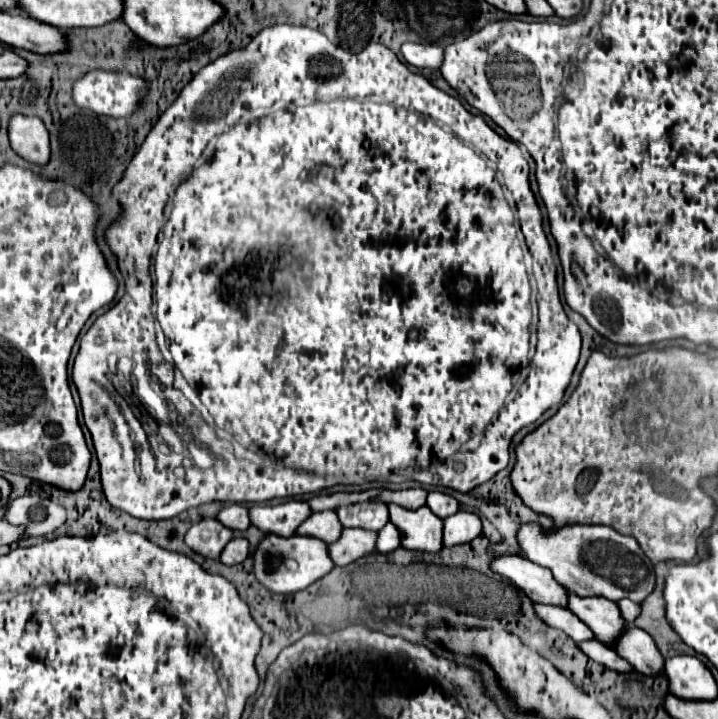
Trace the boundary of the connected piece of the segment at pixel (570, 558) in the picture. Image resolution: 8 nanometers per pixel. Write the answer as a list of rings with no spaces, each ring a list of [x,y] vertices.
[[[523,524],[517,538],[525,558],[549,568],[555,580],[577,596],[603,596],[613,602],[629,598],[641,604],[655,590],[651,560],[631,536],[623,536],[609,526],[575,524],[543,534],[539,524]]]

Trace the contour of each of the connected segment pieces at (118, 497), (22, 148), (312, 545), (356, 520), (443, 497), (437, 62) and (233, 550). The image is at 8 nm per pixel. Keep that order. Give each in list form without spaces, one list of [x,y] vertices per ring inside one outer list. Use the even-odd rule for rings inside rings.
[[[281,24],[281,26],[271,26],[271,28],[265,28],[265,30],[263,30],[263,32],[259,32],[259,34],[257,34],[257,36],[255,36],[255,38],[253,38],[253,40],[251,40],[251,42],[249,42],[249,44],[247,44],[247,46],[245,46],[245,48],[241,48],[241,50],[233,50],[233,52],[229,52],[229,54],[225,54],[225,56],[221,56],[221,58],[217,58],[217,60],[215,60],[215,62],[211,62],[211,64],[209,64],[209,66],[205,66],[205,68],[203,68],[203,70],[201,70],[201,72],[197,72],[197,76],[195,76],[195,78],[193,78],[193,80],[191,80],[191,82],[189,82],[189,84],[187,84],[187,88],[183,88],[183,92],[181,92],[181,94],[179,94],[179,96],[177,96],[177,100],[175,100],[175,102],[173,102],[173,104],[171,104],[171,108],[167,108],[167,112],[163,112],[163,116],[161,116],[161,118],[159,118],[159,120],[157,120],[157,124],[155,124],[155,128],[153,128],[153,130],[151,130],[151,132],[149,132],[149,136],[147,136],[147,138],[145,138],[145,142],[143,142],[143,144],[141,144],[141,148],[139,148],[139,152],[137,152],[137,154],[135,154],[135,156],[133,156],[133,160],[131,160],[131,162],[129,162],[129,166],[127,166],[127,170],[125,170],[125,172],[123,172],[123,176],[121,176],[121,180],[119,180],[119,182],[117,182],[117,184],[115,184],[115,186],[113,186],[113,190],[111,190],[111,196],[113,196],[113,198],[115,198],[115,200],[117,200],[117,202],[119,202],[119,204],[121,204],[121,208],[123,208],[123,212],[121,212],[121,216],[119,216],[119,220],[117,220],[117,222],[113,222],[113,224],[111,224],[111,226],[109,226],[109,228],[107,228],[107,230],[105,230],[105,240],[107,240],[107,246],[109,246],[109,248],[111,248],[111,252],[113,252],[113,254],[115,254],[115,256],[117,256],[117,262],[119,262],[119,270],[129,270],[129,272],[121,272],[121,276],[129,276],[129,278],[123,278],[123,280],[125,280],[125,294],[123,294],[123,298],[121,298],[121,300],[119,300],[119,302],[117,302],[117,304],[115,304],[115,306],[111,306],[111,310],[107,310],[107,312],[105,312],[105,314],[101,314],[101,316],[99,316],[99,318],[97,318],[97,320],[95,320],[95,322],[93,322],[93,326],[91,326],[91,328],[89,328],[89,330],[87,330],[87,332],[85,332],[85,336],[83,336],[83,338],[81,338],[81,348],[79,348],[79,354],[77,354],[77,358],[75,358],[75,366],[73,366],[73,382],[75,382],[75,386],[77,386],[77,390],[79,390],[79,398],[81,398],[81,410],[83,410],[83,418],[85,418],[85,426],[87,426],[87,428],[89,428],[89,432],[91,432],[91,436],[93,436],[93,446],[95,446],[95,454],[97,454],[97,460],[99,460],[99,466],[101,466],[101,482],[103,482],[103,492],[105,492],[105,498],[107,498],[107,500],[109,500],[109,504],[111,504],[111,506],[113,506],[113,508],[119,508],[119,510],[123,510],[123,512],[127,512],[127,514],[131,514],[131,516],[135,516],[135,518],[143,518],[143,520],[167,520],[167,518],[173,518],[173,516],[179,516],[179,514],[181,514],[181,512],[185,512],[185,510],[189,510],[189,508],[193,508],[193,506],[199,506],[199,504],[205,504],[205,502],[265,502],[265,500],[273,500],[273,498],[285,498],[285,496],[299,496],[299,494],[311,494],[311,492],[315,492],[315,490],[319,490],[319,488],[325,488],[325,486],[333,486],[333,484],[339,484],[339,482],[343,482],[343,480],[345,480],[345,484],[365,484],[365,480],[367,480],[367,482],[379,482],[379,480],[387,480],[387,482],[403,482],[403,480],[415,480],[415,482],[421,482],[421,484],[429,484],[429,486],[443,486],[443,488],[451,488],[451,490],[459,490],[459,492],[471,492],[471,490],[473,490],[473,488],[475,488],[475,486],[479,486],[479,484],[483,484],[483,482],[487,482],[487,480],[491,480],[491,478],[493,478],[493,476],[495,476],[495,474],[497,474],[497,472],[501,472],[501,470],[503,470],[503,468],[505,468],[505,466],[507,466],[507,462],[509,462],[509,442],[511,442],[511,438],[513,438],[513,434],[515,434],[515,432],[519,432],[519,430],[521,430],[521,428],[523,428],[523,426],[527,426],[527,424],[531,424],[531,422],[535,422],[535,420],[537,420],[537,418],[539,418],[539,416],[541,416],[541,414],[543,414],[543,412],[545,412],[545,410],[549,410],[549,408],[551,408],[551,406],[555,406],[555,404],[561,404],[561,400],[563,400],[563,394],[565,394],[565,388],[567,388],[567,386],[569,386],[569,380],[571,380],[571,374],[573,374],[573,370],[575,370],[575,364],[577,364],[577,360],[579,360],[579,350],[581,350],[581,334],[579,334],[579,330],[577,330],[577,326],[575,326],[575,324],[573,324],[573,322],[571,322],[571,320],[569,320],[569,318],[567,318],[567,314],[565,314],[565,310],[563,310],[563,306],[561,306],[561,300],[559,300],[559,286],[557,286],[557,268],[555,268],[555,262],[553,262],[553,258],[551,258],[551,248],[549,248],[549,242],[547,242],[547,236],[545,236],[545,232],[543,232],[543,216],[541,216],[541,210],[539,210],[539,206],[537,206],[537,200],[535,200],[535,196],[533,196],[533,192],[531,192],[531,186],[529,186],[529,164],[527,164],[527,158],[525,158],[525,156],[523,156],[523,152],[521,152],[521,148],[519,148],[519,144],[515,144],[515,142],[513,142],[513,140],[505,140],[505,138],[503,138],[503,136],[499,136],[499,134],[497,134],[497,132],[495,132],[495,130],[491,130],[491,128],[489,128],[489,126],[487,126],[487,124],[485,124],[485,120],[483,120],[483,118],[481,118],[481,116],[475,116],[475,114],[471,114],[471,112],[469,112],[469,110],[465,110],[465,106],[463,106],[463,104],[461,104],[461,102],[459,102],[459,100],[457,100],[457,98],[451,98],[451,96],[449,96],[449,94],[445,94],[445,92],[443,92],[443,90],[439,90],[439,88],[435,88],[435,86],[433,86],[433,84],[431,84],[431,82],[429,82],[429,80],[427,80],[427,78],[425,78],[425,76],[421,76],[421,74],[413,74],[413,72],[409,72],[409,70],[407,70],[407,66],[405,66],[405,64],[403,64],[403,62],[399,62],[399,58],[397,58],[397,56],[395,56],[395,54],[393,54],[393,52],[391,52],[391,50],[389,50],[389,48],[385,48],[385,46],[383,46],[383,44],[369,44],[369,46],[367,46],[367,48],[365,48],[365,49],[364,49],[364,50],[361,50],[361,52],[357,52],[357,54],[353,54],[353,52],[350,52],[350,51],[349,51],[349,50],[343,50],[343,48],[339,48],[339,46],[335,46],[335,44],[331,44],[331,42],[329,42],[329,40],[327,40],[327,36],[323,36],[323,34],[321,34],[321,32],[317,32],[317,30],[311,30],[311,28],[305,28],[305,26],[287,26],[287,24]],[[171,196],[173,196],[173,210],[171,210],[171,214],[169,214],[169,219],[165,219],[165,214],[164,214],[164,212],[165,212],[165,204],[167,204],[167,202],[169,202],[169,198],[171,198]],[[530,254],[531,254],[531,256],[532,256],[532,258],[533,258],[533,266],[532,266],[532,267],[533,267],[533,270],[534,270],[534,277],[535,277],[535,279],[536,279],[536,283],[537,283],[537,289],[538,289],[538,292],[537,292],[537,294],[535,294],[535,286],[533,286],[533,278],[530,278],[530,257],[531,257],[531,256],[530,256]],[[162,354],[170,354],[170,362],[168,362],[168,361],[165,361],[165,360],[164,360],[164,358],[163,358],[163,356],[162,356]],[[139,363],[141,363],[141,366],[143,366],[143,365],[145,365],[145,364],[148,364],[148,369],[152,369],[152,370],[151,370],[151,371],[152,371],[152,375],[151,375],[151,377],[152,377],[152,378],[153,378],[153,379],[155,379],[155,380],[156,380],[156,381],[157,381],[157,382],[158,382],[158,383],[159,383],[159,384],[160,384],[160,385],[161,385],[161,387],[162,387],[162,391],[163,391],[163,395],[160,395],[160,396],[159,396],[159,399],[153,399],[153,402],[147,402],[147,411],[148,411],[148,413],[149,413],[149,415],[150,415],[150,416],[151,416],[151,417],[152,417],[152,418],[153,418],[153,419],[154,419],[154,420],[156,420],[156,421],[157,421],[157,422],[158,422],[158,423],[165,423],[165,424],[168,424],[168,425],[170,425],[170,426],[171,426],[171,427],[172,427],[172,428],[173,428],[173,429],[174,429],[174,430],[175,430],[175,431],[176,431],[176,432],[177,432],[177,433],[178,433],[178,435],[179,435],[179,436],[180,436],[180,437],[181,437],[181,439],[182,439],[182,440],[183,440],[183,442],[184,442],[184,443],[185,443],[185,445],[186,445],[186,448],[187,448],[187,450],[188,450],[188,451],[189,451],[189,456],[190,456],[190,458],[191,458],[191,459],[192,459],[192,461],[193,461],[193,466],[189,466],[189,468],[185,468],[185,474],[183,474],[183,476],[177,476],[177,474],[175,474],[175,472],[173,472],[173,470],[169,470],[169,468],[157,468],[157,466],[155,466],[155,456],[153,456],[153,452],[151,452],[151,446],[149,446],[149,442],[147,442],[147,434],[145,434],[145,430],[143,430],[143,428],[141,428],[141,424],[139,424],[139,420],[137,420],[137,418],[135,418],[135,416],[133,416],[133,412],[131,412],[131,410],[129,410],[129,406],[127,406],[127,402],[125,402],[125,400],[123,400],[123,398],[121,398],[121,396],[119,396],[119,393],[121,393],[121,395],[123,395],[123,397],[124,397],[124,398],[125,398],[125,399],[126,399],[126,400],[127,400],[127,401],[131,401],[131,400],[130,400],[130,399],[131,399],[131,395],[130,395],[130,394],[128,394],[128,393],[127,393],[127,392],[124,392],[124,391],[121,391],[121,389],[118,389],[118,391],[119,391],[119,392],[117,392],[117,390],[115,390],[115,388],[116,388],[116,386],[117,386],[117,382],[118,382],[118,381],[117,381],[117,379],[119,379],[119,380],[120,380],[120,381],[121,381],[121,379],[123,379],[123,376],[124,376],[124,375],[128,375],[128,376],[130,376],[130,379],[134,379],[134,380],[135,380],[135,381],[134,381],[134,393],[135,393],[135,394],[136,394],[136,396],[137,396],[137,397],[138,397],[138,399],[139,399]],[[475,436],[481,436],[481,440],[479,440],[479,444],[477,444],[477,448],[475,448],[475,450],[469,450],[469,452],[465,452],[465,450],[463,450],[463,452],[461,452],[461,448],[463,448],[463,444],[465,444],[465,442],[467,442],[467,440],[469,440],[469,438],[475,438]]]
[[[13,116],[9,122],[11,148],[31,164],[49,162],[49,134],[45,124],[35,116]]]
[[[275,534],[265,536],[265,540],[257,546],[253,554],[253,564],[255,564],[257,580],[265,588],[277,594],[299,592],[311,586],[313,582],[317,582],[319,578],[323,578],[325,574],[329,574],[335,566],[333,560],[329,558],[329,550],[327,550],[327,544],[323,544],[323,540],[315,540],[309,536],[299,536],[299,534],[291,538],[281,538]]]
[[[363,502],[337,508],[337,516],[345,528],[381,530],[389,522],[389,510],[379,502]]]
[[[433,490],[429,492],[429,498],[427,498],[427,506],[431,508],[431,512],[439,518],[447,518],[451,514],[455,514],[459,510],[459,502],[445,494],[445,492],[439,492],[439,490]]]
[[[403,44],[401,54],[405,58],[407,64],[415,66],[415,68],[429,68],[429,70],[437,70],[443,62],[443,48],[435,46],[435,44]]]
[[[233,538],[221,554],[221,562],[227,566],[235,566],[241,564],[245,558],[249,556],[249,542],[245,538]]]

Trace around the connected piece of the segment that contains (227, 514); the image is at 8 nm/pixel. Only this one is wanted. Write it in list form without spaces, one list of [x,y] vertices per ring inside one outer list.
[[[231,504],[231,506],[221,508],[217,520],[219,520],[221,524],[225,524],[227,528],[239,530],[239,532],[243,532],[243,530],[247,530],[247,528],[251,526],[249,510],[247,510],[247,506],[243,506],[243,504]]]

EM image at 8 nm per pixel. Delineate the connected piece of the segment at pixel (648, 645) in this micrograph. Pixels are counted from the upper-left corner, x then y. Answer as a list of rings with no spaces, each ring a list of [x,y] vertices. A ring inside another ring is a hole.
[[[629,626],[625,630],[625,634],[619,638],[615,650],[619,652],[619,656],[623,656],[637,672],[645,674],[645,676],[657,676],[663,674],[663,666],[665,666],[665,658],[661,656],[661,652],[657,650],[657,644],[653,642],[653,638],[643,632],[641,628]]]

